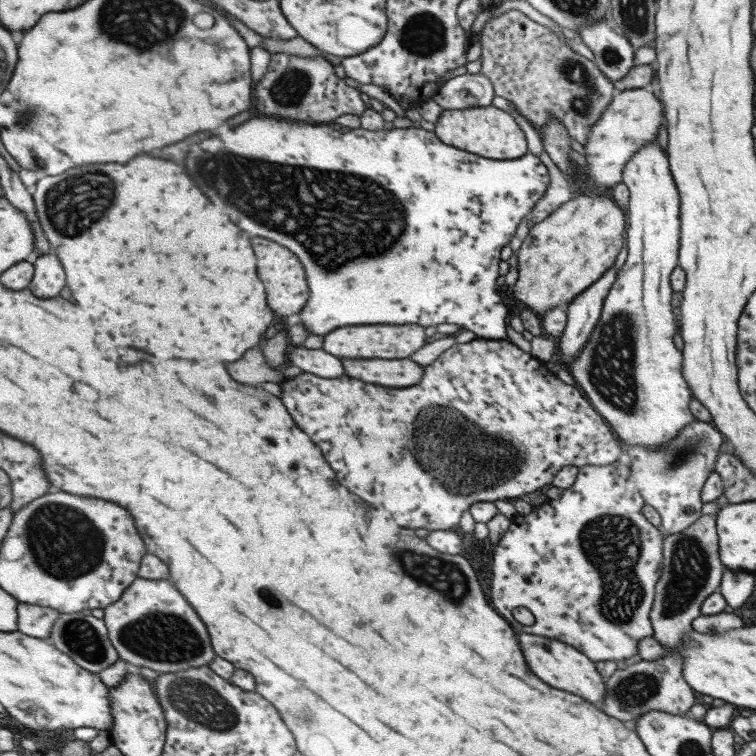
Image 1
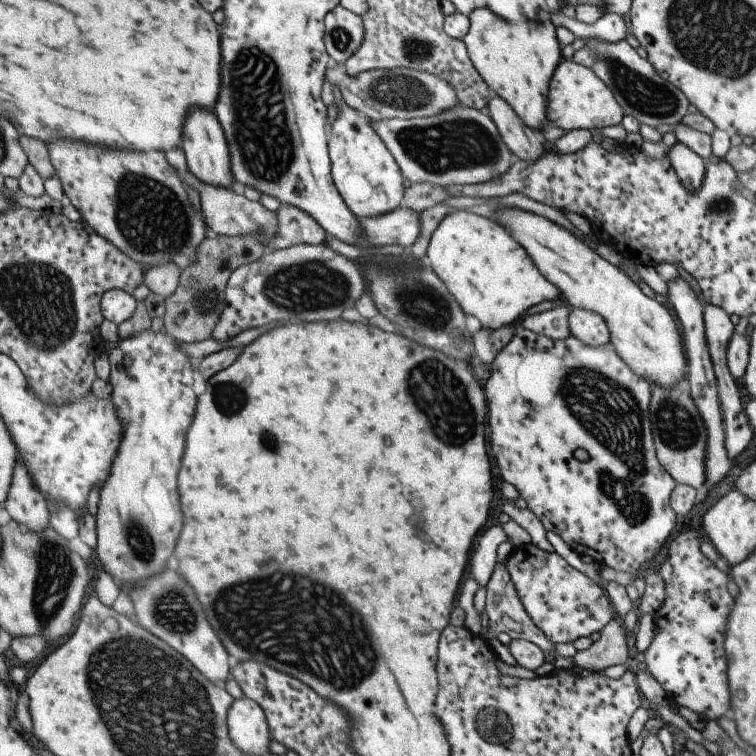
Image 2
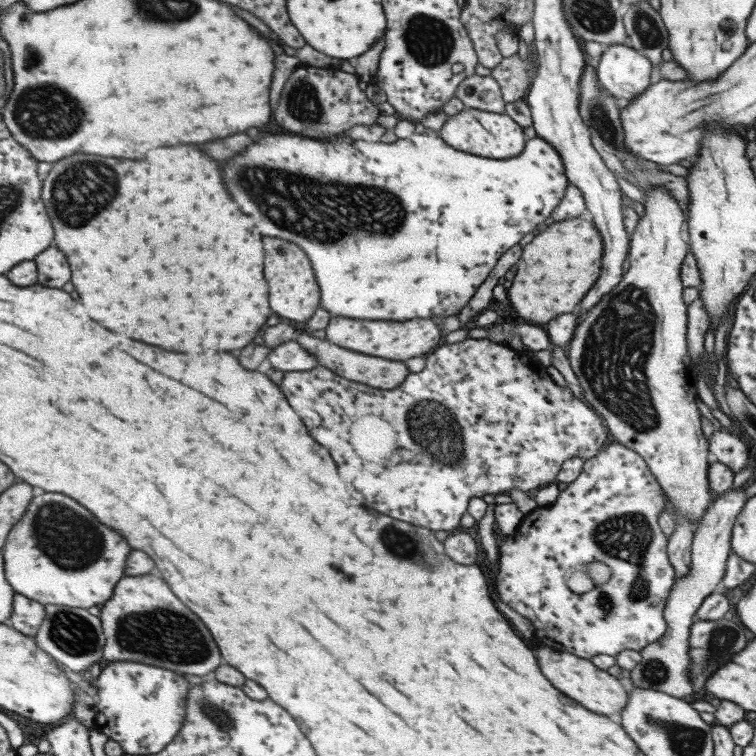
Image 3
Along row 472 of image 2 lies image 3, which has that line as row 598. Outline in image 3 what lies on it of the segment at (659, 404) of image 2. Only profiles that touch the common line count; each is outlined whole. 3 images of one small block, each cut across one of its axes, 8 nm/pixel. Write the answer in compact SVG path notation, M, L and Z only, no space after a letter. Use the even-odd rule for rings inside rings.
M745 486L731 488L725 491L708 507L703 517L697 521L692 543L690 544L690 571L679 578L675 578L663 607L663 618L666 622L665 632L655 642L649 643L639 650L640 661L630 670L631 689L633 687L656 690L669 696L682 699L695 691L686 677L688 673L689 657L687 657L687 637L689 626L693 623L694 612L699 608L704 597L719 590L726 558L730 553L730 538L733 522L747 502L744 492Z

